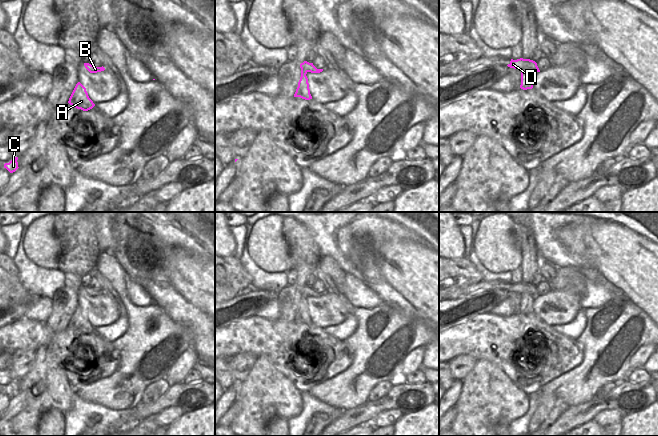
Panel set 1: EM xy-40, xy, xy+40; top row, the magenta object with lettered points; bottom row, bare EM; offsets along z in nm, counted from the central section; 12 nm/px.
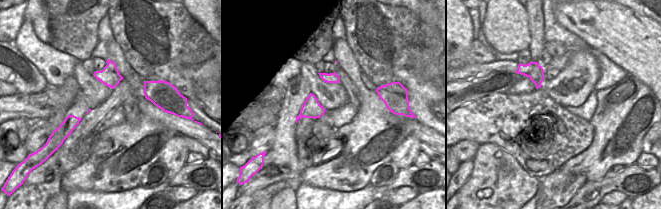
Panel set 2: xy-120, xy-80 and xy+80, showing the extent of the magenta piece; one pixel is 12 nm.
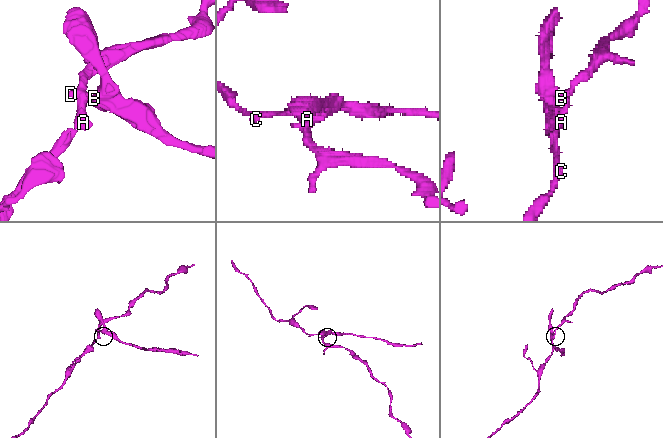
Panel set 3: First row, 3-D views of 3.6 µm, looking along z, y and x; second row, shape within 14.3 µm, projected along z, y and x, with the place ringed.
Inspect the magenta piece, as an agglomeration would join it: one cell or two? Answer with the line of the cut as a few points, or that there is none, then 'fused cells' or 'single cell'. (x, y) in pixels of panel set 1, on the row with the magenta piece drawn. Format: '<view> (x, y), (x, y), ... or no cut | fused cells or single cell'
xy+40 (526, 60), (524, 67), (534, 73) | fused cells

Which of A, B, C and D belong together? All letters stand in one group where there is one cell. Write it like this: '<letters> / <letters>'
A C D / B

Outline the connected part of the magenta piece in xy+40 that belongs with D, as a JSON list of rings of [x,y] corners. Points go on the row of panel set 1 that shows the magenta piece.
[[[523,58],[517,60],[511,59],[510,63],[507,65],[510,68],[519,69],[521,71],[520,88],[523,90],[533,88],[533,76],[535,73],[529,69],[524,68],[524,63],[528,60],[530,59],[523,59]]]

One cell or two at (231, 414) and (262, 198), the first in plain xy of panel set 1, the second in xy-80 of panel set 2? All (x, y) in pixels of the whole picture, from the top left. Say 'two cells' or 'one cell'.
two cells

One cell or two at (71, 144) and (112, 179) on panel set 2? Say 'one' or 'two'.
two

